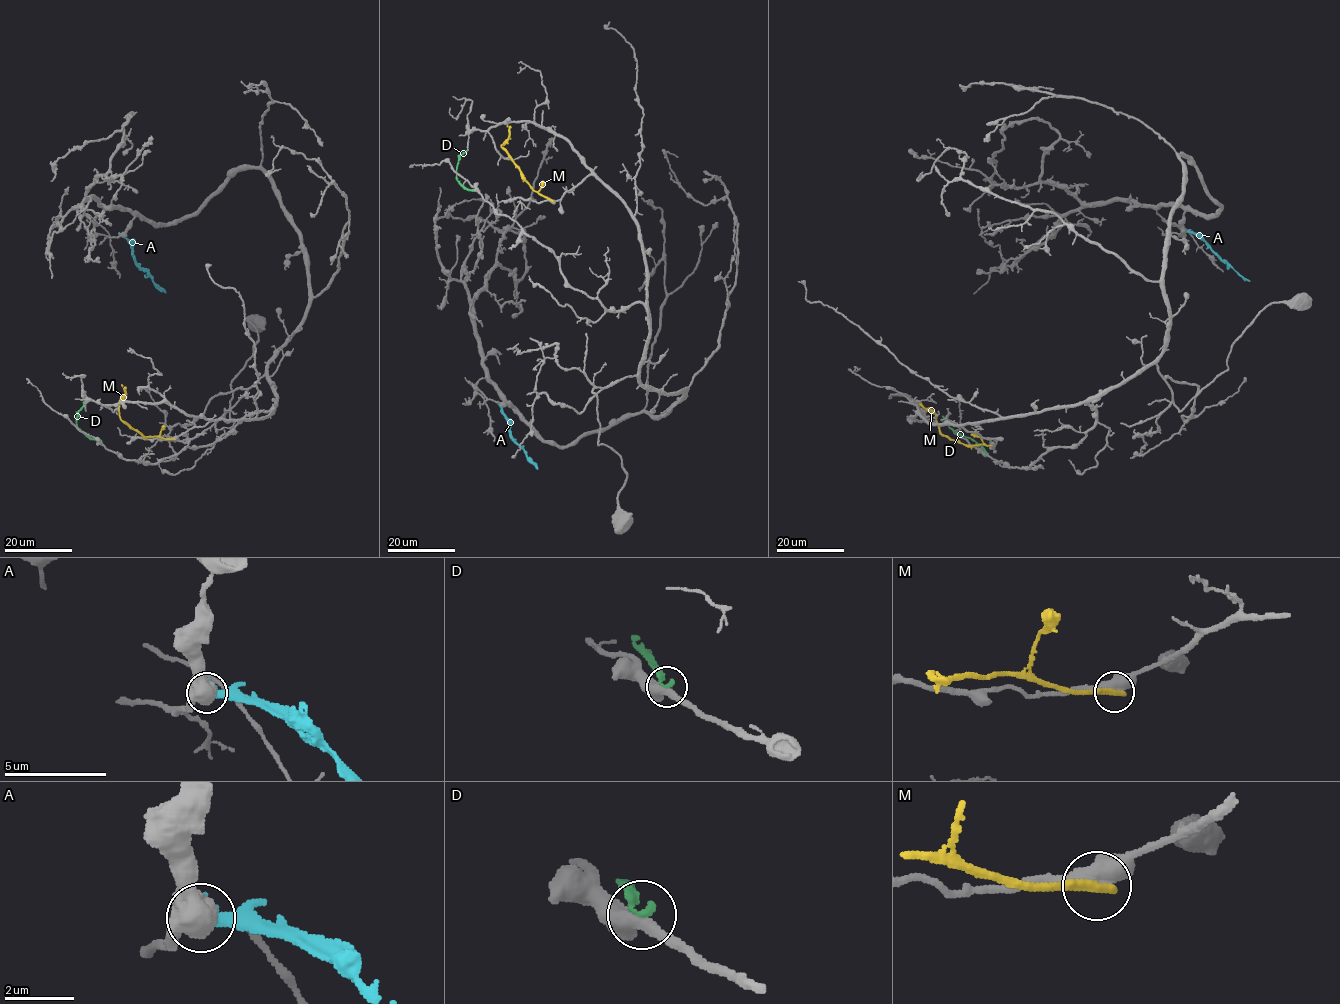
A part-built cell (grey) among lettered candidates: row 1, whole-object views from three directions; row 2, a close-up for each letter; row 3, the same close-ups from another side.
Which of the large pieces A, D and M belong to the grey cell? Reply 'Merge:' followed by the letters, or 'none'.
Merge: none

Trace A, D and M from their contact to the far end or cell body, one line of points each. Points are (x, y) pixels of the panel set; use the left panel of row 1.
A: (121, 235), (132, 249), (134, 260), (166, 292)
D: (101, 443), (88, 438), (77, 428), (77, 412), (84, 400)
M: (174, 439), (145, 437), (121, 419), (119, 402), (125, 394), (122, 384)

